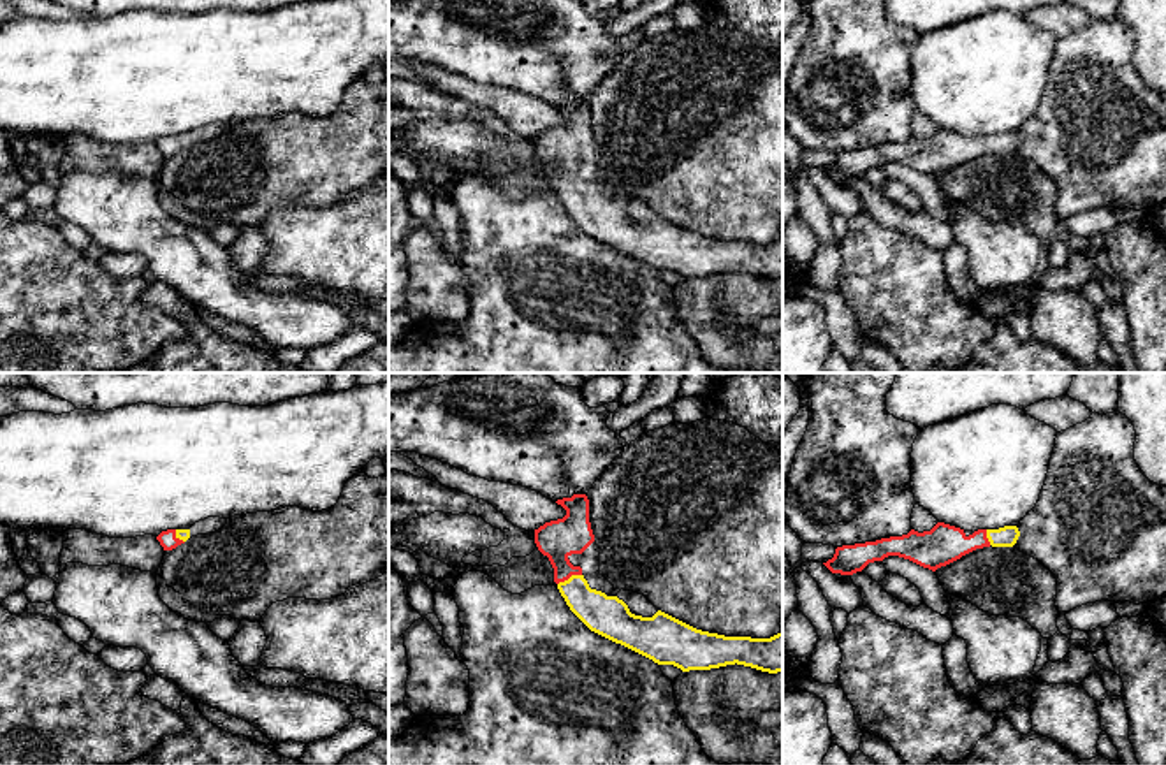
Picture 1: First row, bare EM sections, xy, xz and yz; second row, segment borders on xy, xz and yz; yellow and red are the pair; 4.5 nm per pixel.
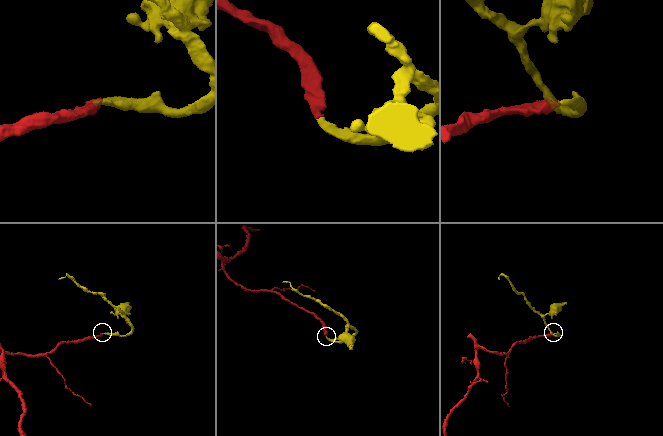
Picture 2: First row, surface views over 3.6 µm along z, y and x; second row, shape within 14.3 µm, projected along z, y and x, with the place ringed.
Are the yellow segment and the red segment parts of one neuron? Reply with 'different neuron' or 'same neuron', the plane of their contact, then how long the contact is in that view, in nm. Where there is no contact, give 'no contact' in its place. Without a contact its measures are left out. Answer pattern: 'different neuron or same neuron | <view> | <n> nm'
same neuron | xz | 120 nm

